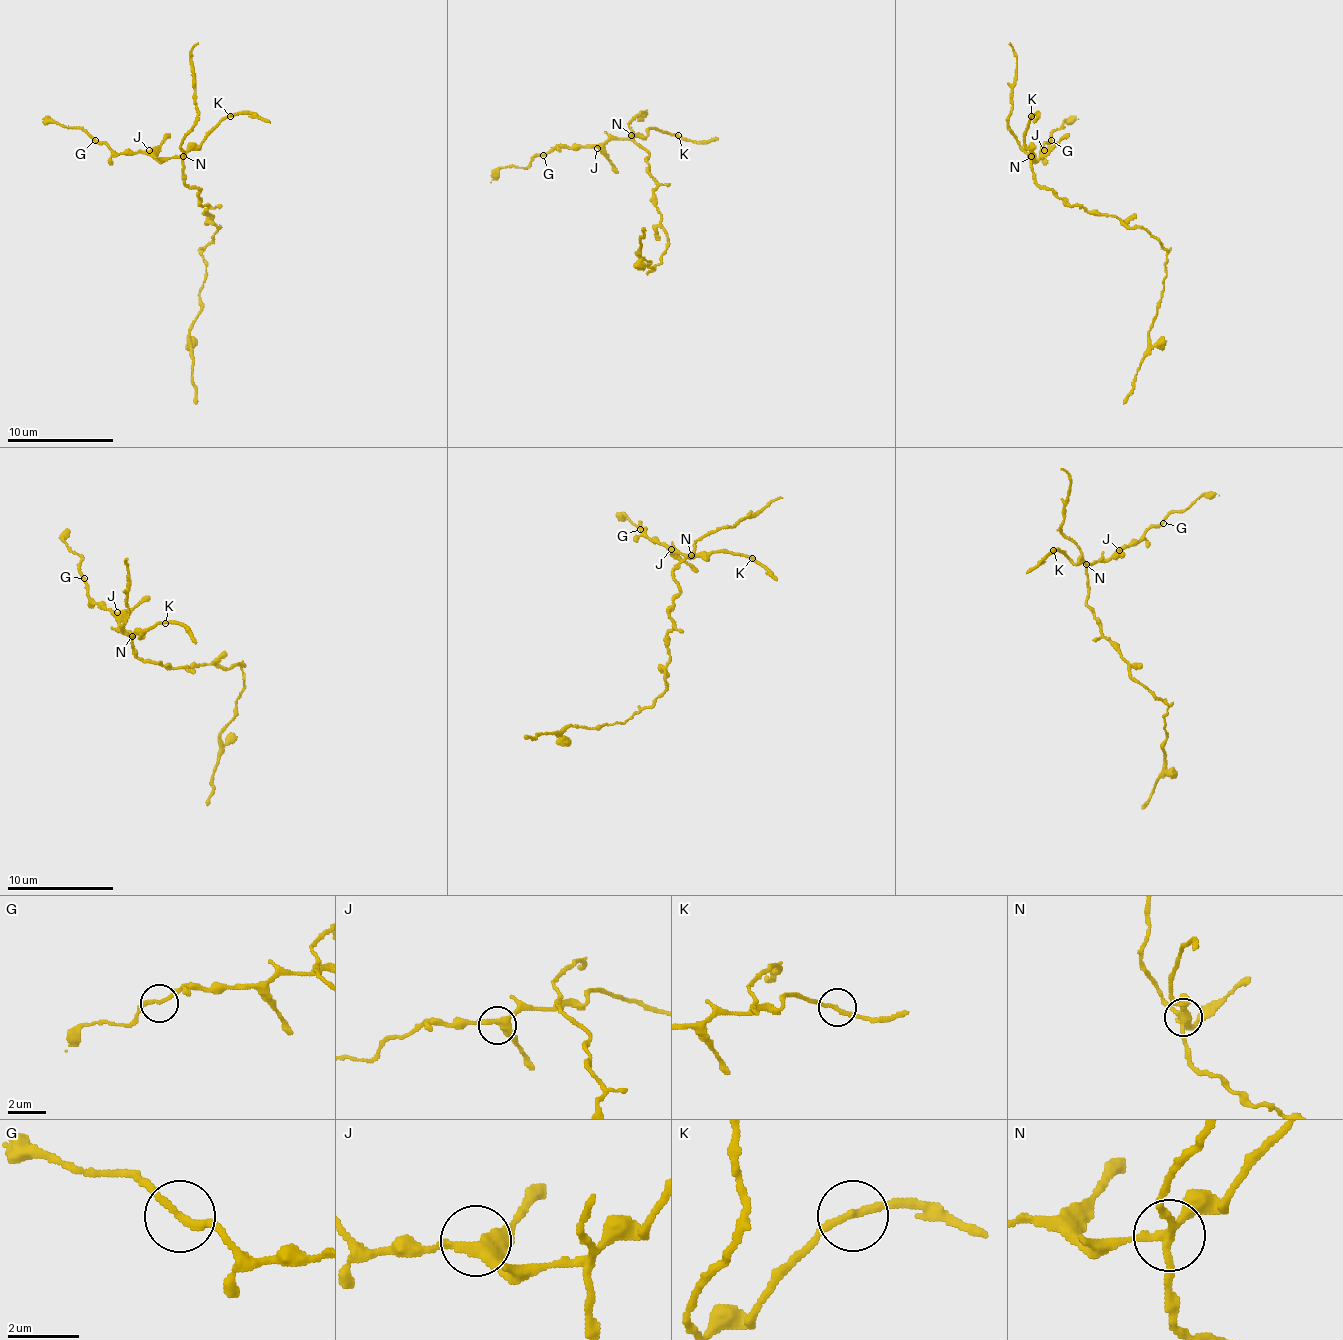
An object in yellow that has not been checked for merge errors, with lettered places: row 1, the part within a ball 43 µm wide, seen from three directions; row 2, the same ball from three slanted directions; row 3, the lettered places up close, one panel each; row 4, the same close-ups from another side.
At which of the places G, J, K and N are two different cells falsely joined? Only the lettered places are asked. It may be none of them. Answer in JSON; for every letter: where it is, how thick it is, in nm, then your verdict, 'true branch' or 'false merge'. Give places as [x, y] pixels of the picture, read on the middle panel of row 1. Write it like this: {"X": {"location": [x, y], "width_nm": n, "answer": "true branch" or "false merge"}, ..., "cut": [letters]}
{"G": {"location": [543, 155], "width_nm": 190, "answer": "false merge"}, "J": {"location": [597, 148], "width_nm": 360, "answer": "true branch"}, "K": {"location": [678, 135], "width_nm": 200, "answer": "true branch"}, "N": {"location": [631, 135], "width_nm": 280, "answer": "false merge"}, "cut": ["G", "N"]}

